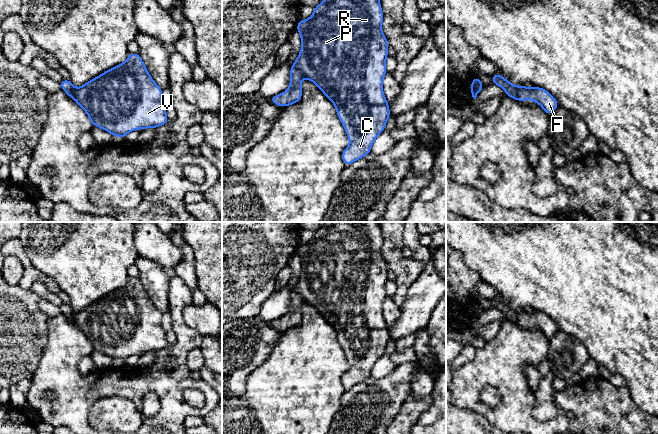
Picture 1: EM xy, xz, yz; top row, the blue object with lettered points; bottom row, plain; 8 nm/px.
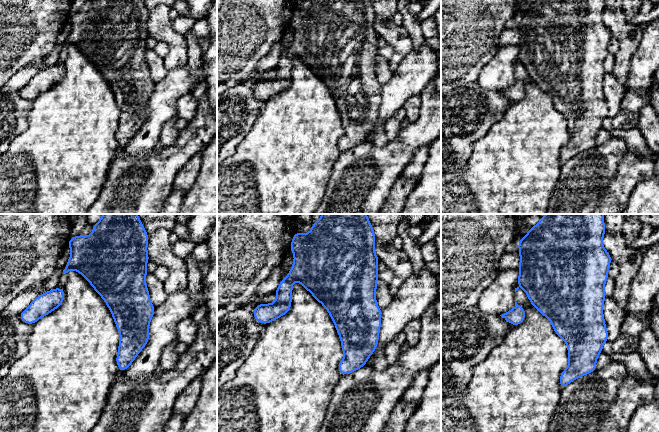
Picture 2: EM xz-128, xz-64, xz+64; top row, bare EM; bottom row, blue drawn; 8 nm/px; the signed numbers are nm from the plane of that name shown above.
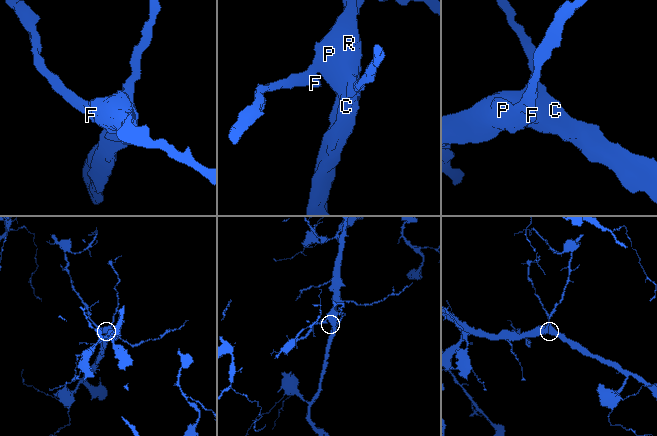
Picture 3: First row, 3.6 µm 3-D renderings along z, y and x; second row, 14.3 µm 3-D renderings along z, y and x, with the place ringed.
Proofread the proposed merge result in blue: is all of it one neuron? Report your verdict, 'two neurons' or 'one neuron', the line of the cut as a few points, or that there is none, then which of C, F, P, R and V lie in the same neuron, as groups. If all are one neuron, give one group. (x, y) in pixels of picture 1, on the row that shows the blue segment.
two neurons; cut xz (293, 65), (304, 76); groups C P R V / F

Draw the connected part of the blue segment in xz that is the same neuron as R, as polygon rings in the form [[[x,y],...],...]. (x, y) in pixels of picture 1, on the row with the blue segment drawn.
[[[324,0],[314,7],[311,17],[297,23],[296,30],[301,35],[302,47],[293,66],[299,69],[306,79],[315,83],[336,107],[337,116],[350,140],[350,145],[341,154],[345,166],[371,152],[374,140],[384,131],[390,117],[389,104],[383,94],[389,43],[382,32],[382,22],[380,0]]]

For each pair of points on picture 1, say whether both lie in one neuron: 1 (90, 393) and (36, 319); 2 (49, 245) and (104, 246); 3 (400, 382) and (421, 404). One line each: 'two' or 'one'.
1: two
2: one
3: two

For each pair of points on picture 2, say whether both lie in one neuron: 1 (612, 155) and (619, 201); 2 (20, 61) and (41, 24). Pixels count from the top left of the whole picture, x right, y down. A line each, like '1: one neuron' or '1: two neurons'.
1: two neurons
2: one neuron

